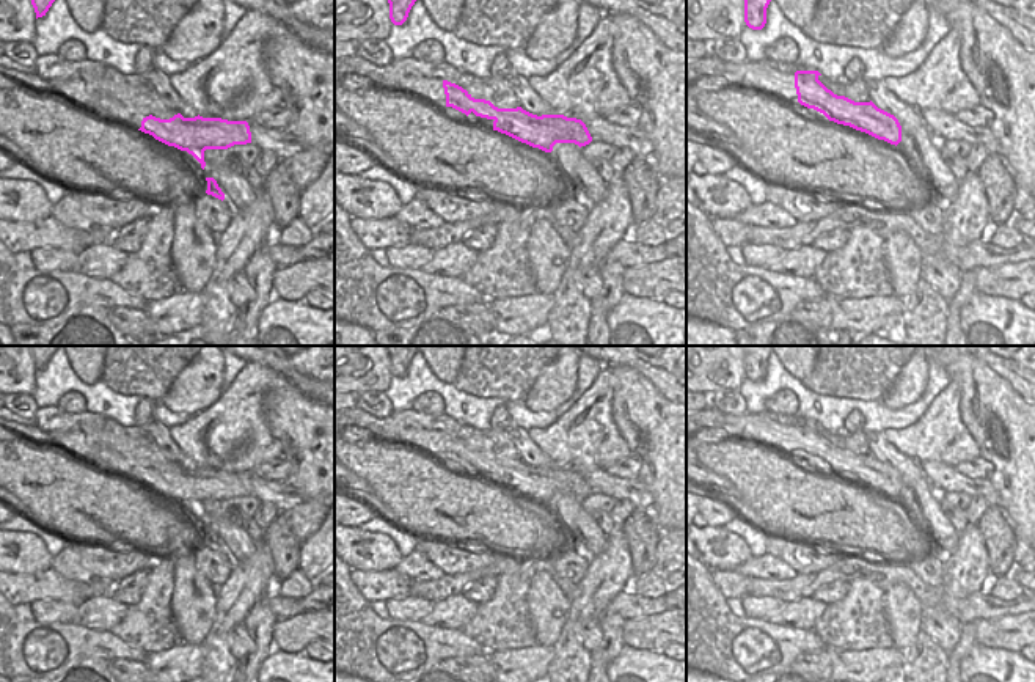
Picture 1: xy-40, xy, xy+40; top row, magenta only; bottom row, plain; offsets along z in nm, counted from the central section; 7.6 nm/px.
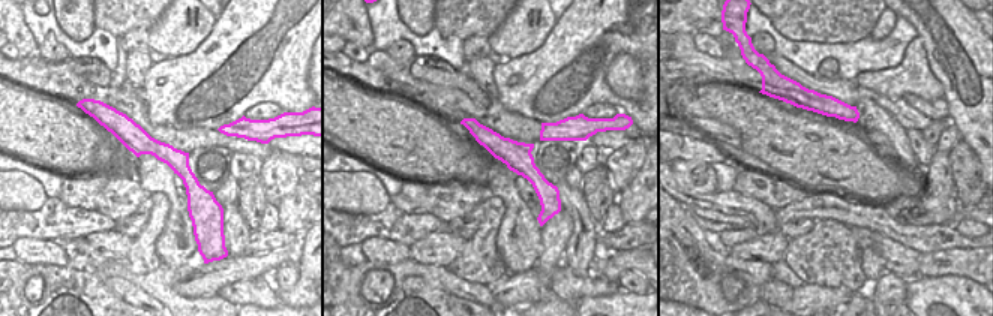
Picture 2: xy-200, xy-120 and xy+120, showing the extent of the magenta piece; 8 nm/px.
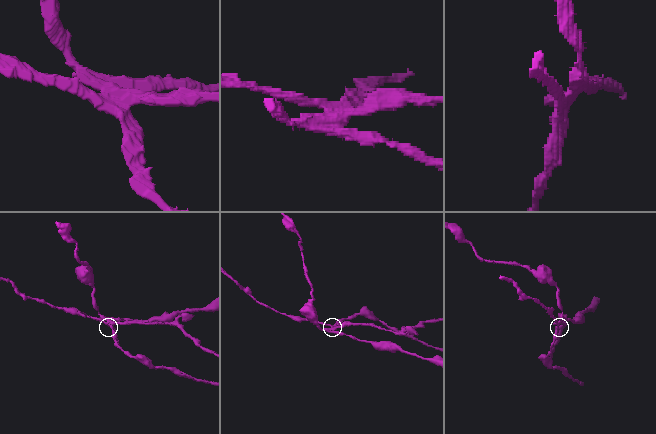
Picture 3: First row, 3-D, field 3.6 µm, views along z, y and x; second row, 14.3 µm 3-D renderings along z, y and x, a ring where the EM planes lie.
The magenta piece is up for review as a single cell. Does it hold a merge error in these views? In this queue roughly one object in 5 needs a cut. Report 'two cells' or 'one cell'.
two cells

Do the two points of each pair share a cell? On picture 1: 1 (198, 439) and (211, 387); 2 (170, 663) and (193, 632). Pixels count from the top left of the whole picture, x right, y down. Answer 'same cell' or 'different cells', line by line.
1: different cells
2: different cells

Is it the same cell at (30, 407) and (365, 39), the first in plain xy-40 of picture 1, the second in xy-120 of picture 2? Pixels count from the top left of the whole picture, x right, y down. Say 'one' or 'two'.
two

